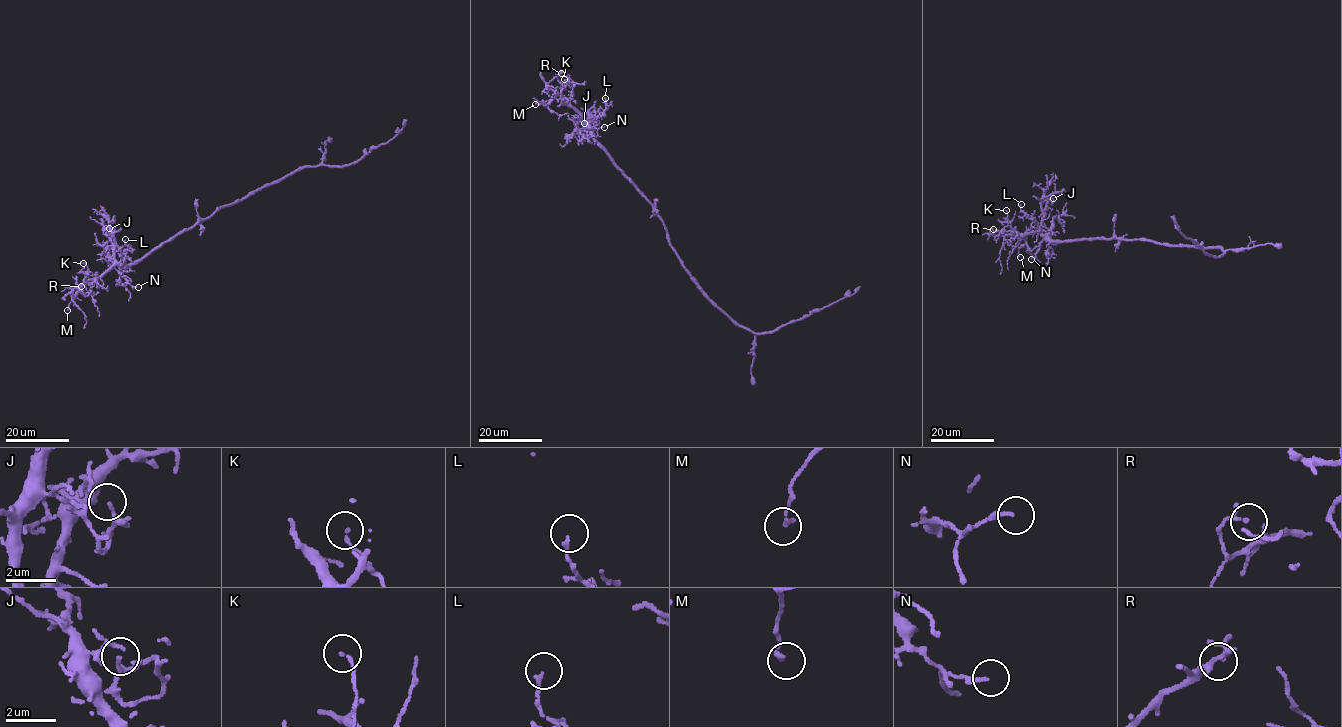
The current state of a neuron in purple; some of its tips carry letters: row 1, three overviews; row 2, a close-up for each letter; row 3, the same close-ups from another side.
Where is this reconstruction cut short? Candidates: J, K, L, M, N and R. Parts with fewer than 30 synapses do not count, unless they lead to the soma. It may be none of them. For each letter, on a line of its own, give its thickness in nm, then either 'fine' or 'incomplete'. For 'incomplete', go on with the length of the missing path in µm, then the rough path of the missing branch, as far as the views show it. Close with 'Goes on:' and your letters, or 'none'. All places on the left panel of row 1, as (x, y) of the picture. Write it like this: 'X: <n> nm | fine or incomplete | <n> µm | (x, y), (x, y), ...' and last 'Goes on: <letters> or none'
J: 100 nm | fine
K: 130 nm | fine
L: 150 nm | fine
M: 180 nm | fine
N: 150 nm | fine
R: 100 nm | fine
Goes on: none

